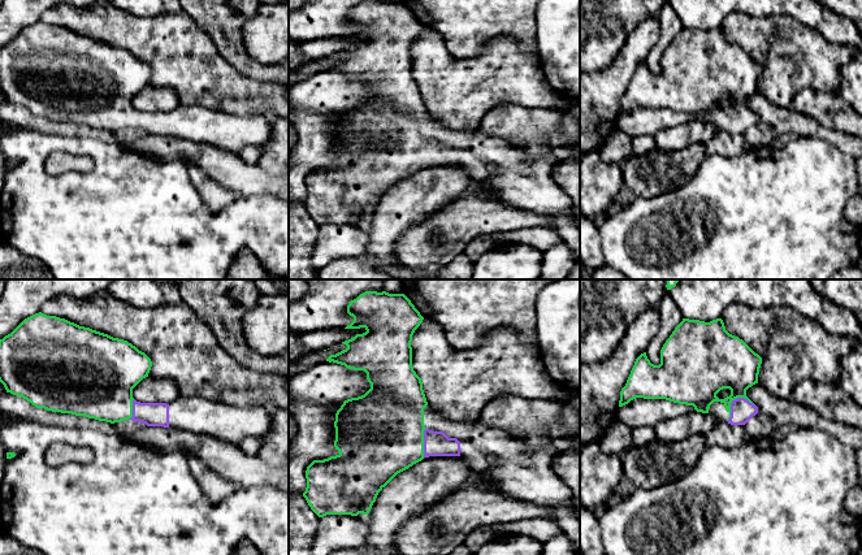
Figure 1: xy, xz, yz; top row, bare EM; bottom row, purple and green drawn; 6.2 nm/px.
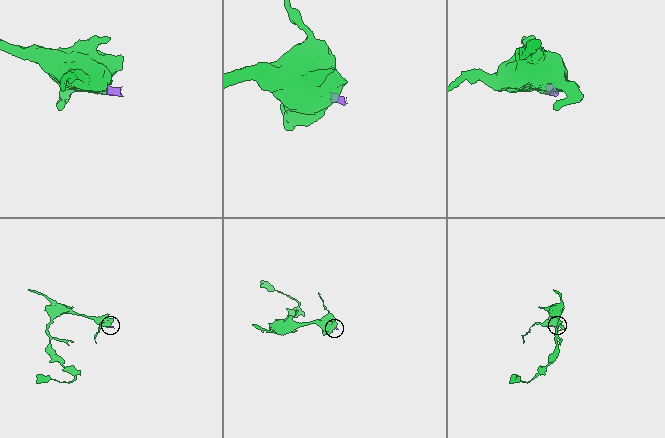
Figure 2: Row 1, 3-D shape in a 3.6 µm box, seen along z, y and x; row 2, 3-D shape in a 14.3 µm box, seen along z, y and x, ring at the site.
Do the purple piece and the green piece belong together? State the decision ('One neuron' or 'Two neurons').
One neuron

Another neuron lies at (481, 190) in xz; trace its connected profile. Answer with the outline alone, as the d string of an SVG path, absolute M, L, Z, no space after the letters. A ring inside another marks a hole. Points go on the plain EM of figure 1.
M471 182L467 192L471 192L471 194L478 196L478 198L502 201L497 196L497 194L494 192L494 190L490 186L485 185L485 183Z

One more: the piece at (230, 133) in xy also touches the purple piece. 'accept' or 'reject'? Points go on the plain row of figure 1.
accept

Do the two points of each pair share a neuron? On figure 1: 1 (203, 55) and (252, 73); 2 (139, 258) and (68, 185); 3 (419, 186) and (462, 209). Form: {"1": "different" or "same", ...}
{"1": "different", "2": "same", "3": "different"}

